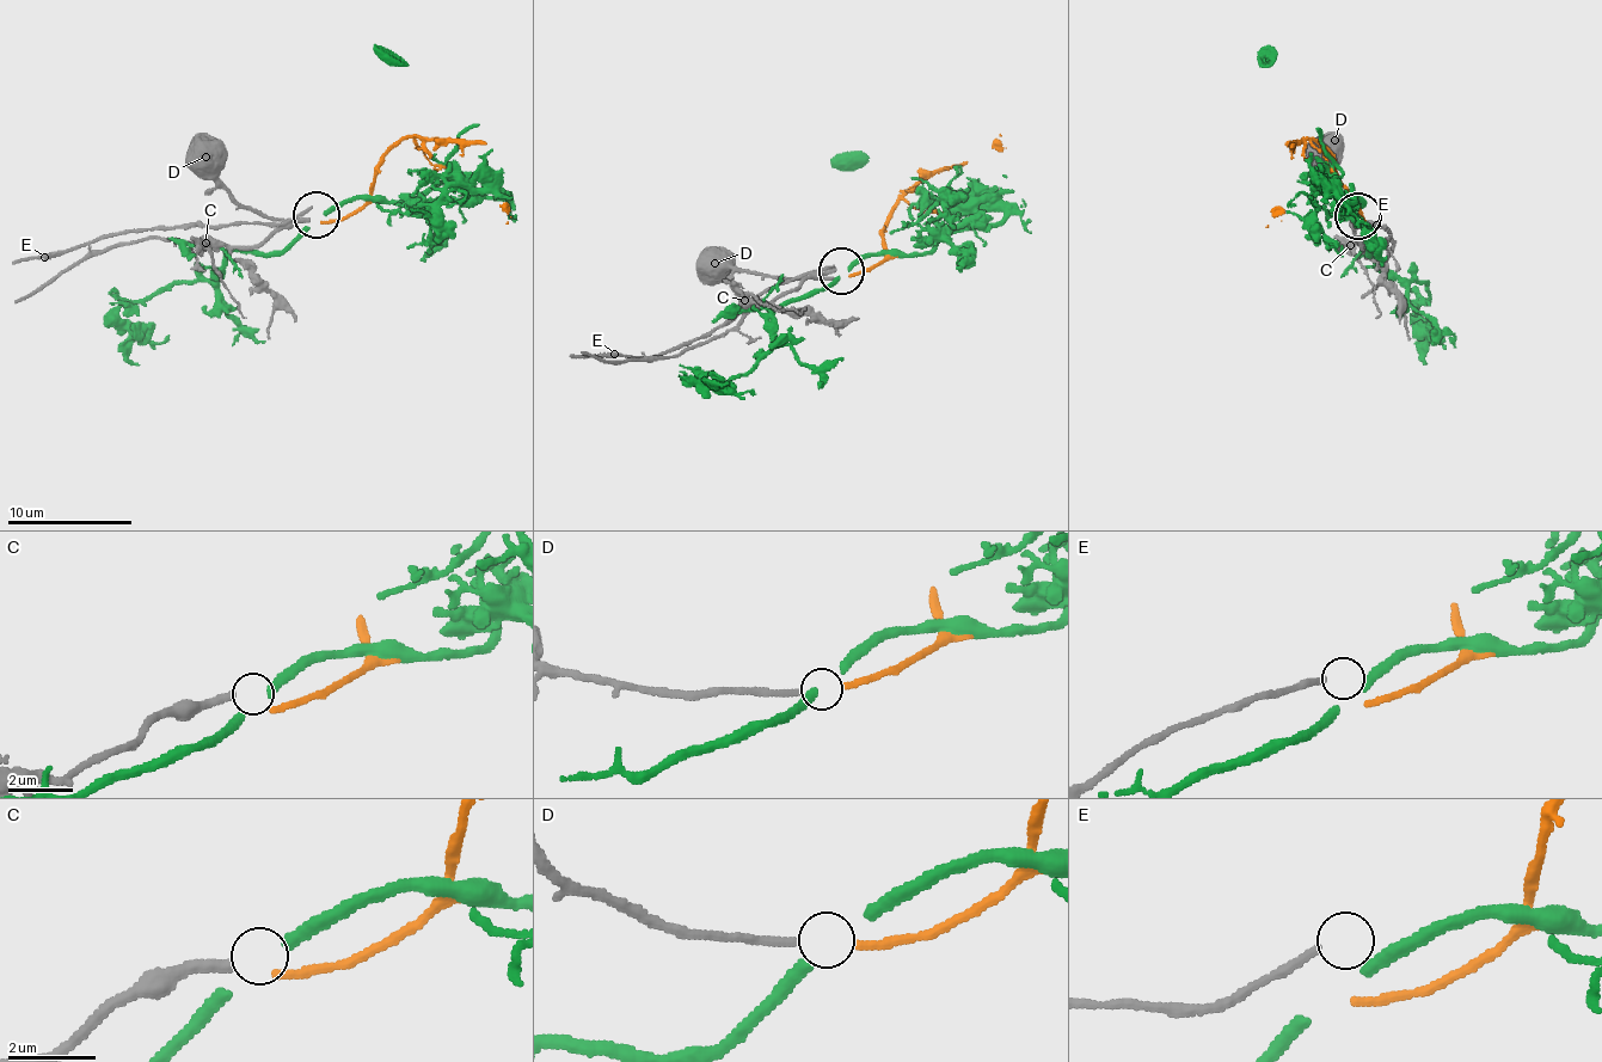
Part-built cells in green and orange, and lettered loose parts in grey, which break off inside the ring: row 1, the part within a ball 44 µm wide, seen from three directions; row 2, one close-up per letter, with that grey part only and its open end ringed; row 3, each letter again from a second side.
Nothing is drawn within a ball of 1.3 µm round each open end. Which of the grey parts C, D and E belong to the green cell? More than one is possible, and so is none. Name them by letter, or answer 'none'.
none

